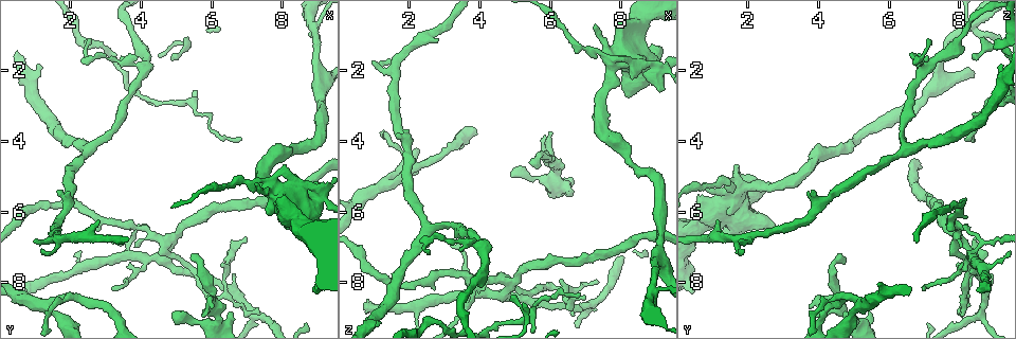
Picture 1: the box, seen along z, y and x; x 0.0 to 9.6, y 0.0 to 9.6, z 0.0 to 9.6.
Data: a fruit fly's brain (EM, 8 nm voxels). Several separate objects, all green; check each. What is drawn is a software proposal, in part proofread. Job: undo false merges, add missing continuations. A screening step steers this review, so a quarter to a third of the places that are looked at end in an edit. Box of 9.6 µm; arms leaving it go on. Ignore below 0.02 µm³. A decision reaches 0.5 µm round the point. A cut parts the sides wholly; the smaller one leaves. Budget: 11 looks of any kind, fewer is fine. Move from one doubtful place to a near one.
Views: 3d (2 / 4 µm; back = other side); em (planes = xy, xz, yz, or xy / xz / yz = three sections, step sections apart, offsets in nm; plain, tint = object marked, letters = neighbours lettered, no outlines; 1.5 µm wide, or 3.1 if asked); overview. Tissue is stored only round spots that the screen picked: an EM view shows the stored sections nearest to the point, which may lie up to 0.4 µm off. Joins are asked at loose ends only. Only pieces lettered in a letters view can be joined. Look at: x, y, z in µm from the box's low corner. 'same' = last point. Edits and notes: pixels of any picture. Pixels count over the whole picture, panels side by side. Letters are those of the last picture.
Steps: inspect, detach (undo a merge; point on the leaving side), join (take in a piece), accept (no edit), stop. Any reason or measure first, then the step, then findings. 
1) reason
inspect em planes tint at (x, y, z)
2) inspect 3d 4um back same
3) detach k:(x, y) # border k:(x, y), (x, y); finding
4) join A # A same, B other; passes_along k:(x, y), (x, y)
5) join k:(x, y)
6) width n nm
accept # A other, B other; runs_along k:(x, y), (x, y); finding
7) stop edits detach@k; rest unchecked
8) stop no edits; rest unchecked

thin arm on a thick one
inspect 3d 4um back at (7.60, 5.35, 1.60)

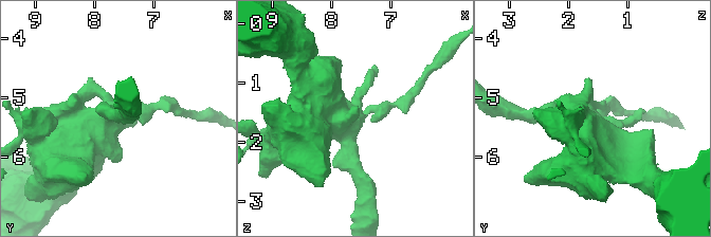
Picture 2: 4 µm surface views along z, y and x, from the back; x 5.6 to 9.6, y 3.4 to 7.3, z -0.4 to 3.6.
need the tissue
inspect em planes letters same

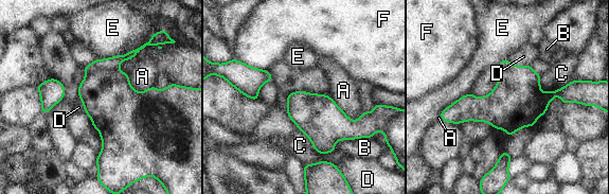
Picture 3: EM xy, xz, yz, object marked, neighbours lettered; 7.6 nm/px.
detach 3:(109, 64) # A other, B other, C other, D other, E other, F other; border 3:(117, 68), (94, 69), (86, 74); a second neuron is stuck on

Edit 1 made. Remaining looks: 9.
sudden change in width
inspect 3d 2um at (1.45, 8.65, 5.10)

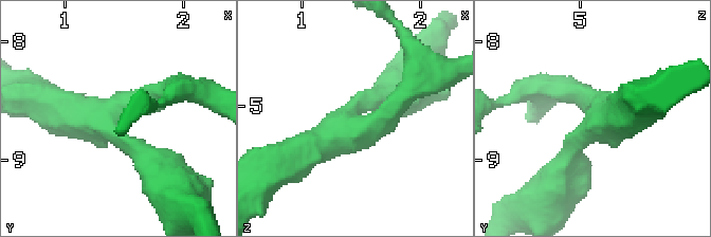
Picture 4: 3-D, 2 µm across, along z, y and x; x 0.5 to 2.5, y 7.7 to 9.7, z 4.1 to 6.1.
arms 3; arm_widths 200, 340, 380 nm
inspect em xz step 4 tint at (1.38, 8.66, 5.14)

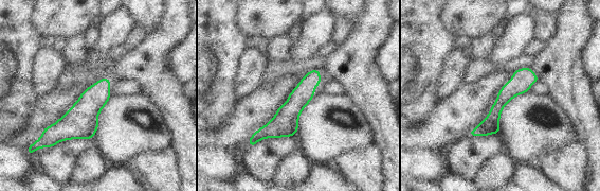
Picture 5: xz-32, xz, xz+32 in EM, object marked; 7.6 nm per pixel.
another direction
inspect em planes letters same

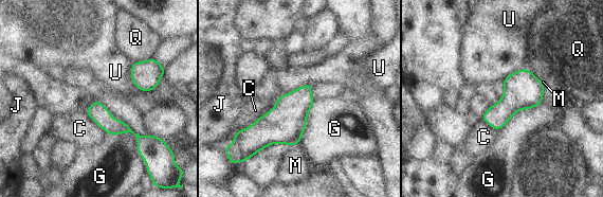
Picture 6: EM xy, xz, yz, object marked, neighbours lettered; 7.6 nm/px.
accept # C other, G other, J other, M other, Q other, U other; runs_along 6:(89, 111), (143, 139); continuous, no second neuron

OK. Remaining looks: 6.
branch stops here
inspect em planes tint at (6.90, 3.95, 8.30)

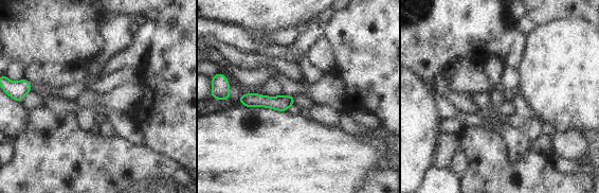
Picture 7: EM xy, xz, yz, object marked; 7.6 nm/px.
see the neighbours
inspect em planes letters same

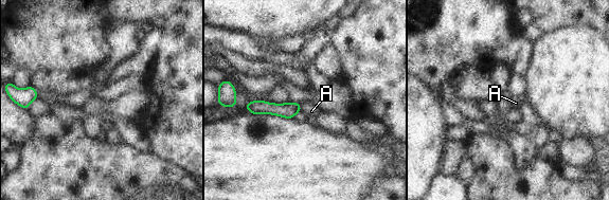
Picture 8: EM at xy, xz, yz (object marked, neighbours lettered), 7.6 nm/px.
longest_contact A 60 nm
join A # A same; passes_along 8:(288, 110), (300, 108), (311, 111); the neuron continues

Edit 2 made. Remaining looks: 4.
see it whole again
inspect overview

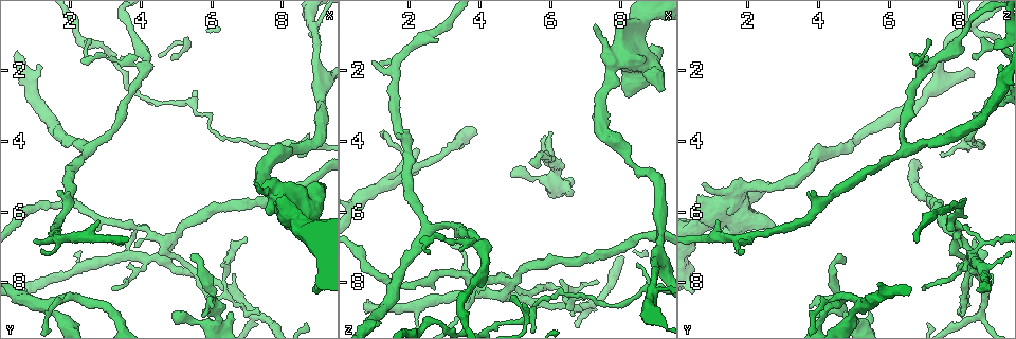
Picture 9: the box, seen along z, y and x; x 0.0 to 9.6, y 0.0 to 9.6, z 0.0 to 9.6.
branch stops here
inspect 3d 2um at (6.50, 8.85, 5.40)

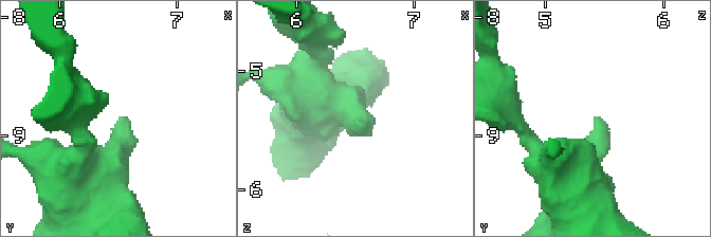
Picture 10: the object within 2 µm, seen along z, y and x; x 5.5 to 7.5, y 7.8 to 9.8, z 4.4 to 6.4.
inspect em planes letters at (6.50, 8.88, 5.42)

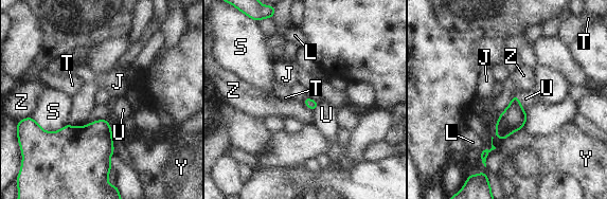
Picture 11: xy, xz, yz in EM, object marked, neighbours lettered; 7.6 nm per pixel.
longest_contact S 280 nm
accept # J other, L other, S other, T other, U other, Y other, Z other; border 11:(303, 102), (314, 110); no lettered piece goes on from it

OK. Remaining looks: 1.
stop edits detach@3, join@8; rest unchecked

